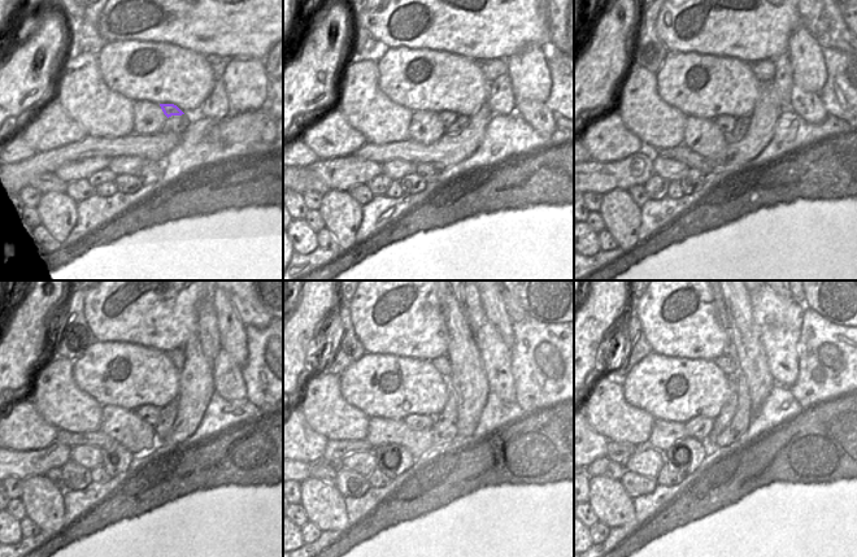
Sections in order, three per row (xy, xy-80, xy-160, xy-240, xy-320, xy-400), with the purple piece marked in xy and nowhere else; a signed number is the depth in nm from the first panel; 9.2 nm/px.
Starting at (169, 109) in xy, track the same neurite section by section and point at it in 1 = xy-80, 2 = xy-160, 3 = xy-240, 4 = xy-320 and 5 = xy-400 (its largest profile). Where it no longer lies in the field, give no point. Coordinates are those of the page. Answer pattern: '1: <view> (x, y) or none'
1: xy-80 (447, 117)
2: xy-160 (727, 122)
3: xy-240 (148, 413)
4: xy-320 (417, 422)
5: xy-400 (699, 427)

